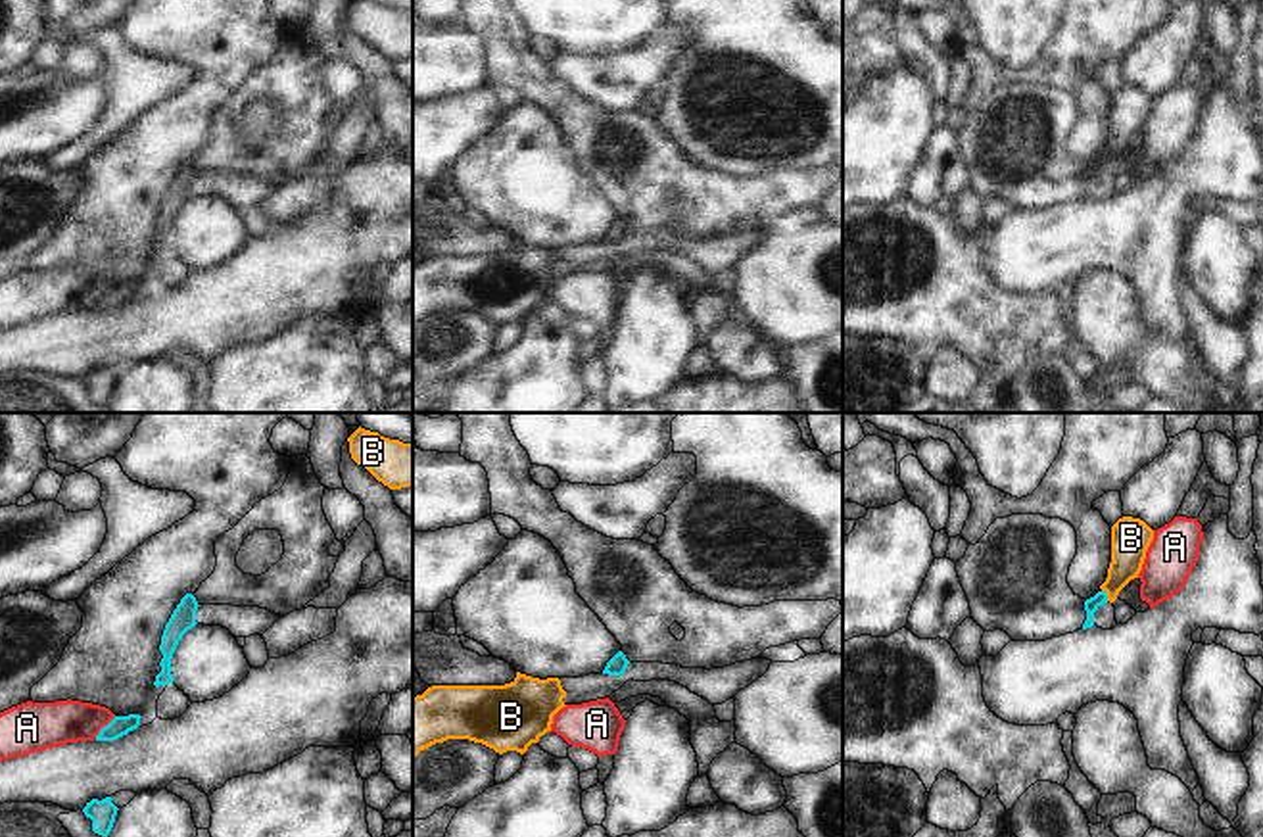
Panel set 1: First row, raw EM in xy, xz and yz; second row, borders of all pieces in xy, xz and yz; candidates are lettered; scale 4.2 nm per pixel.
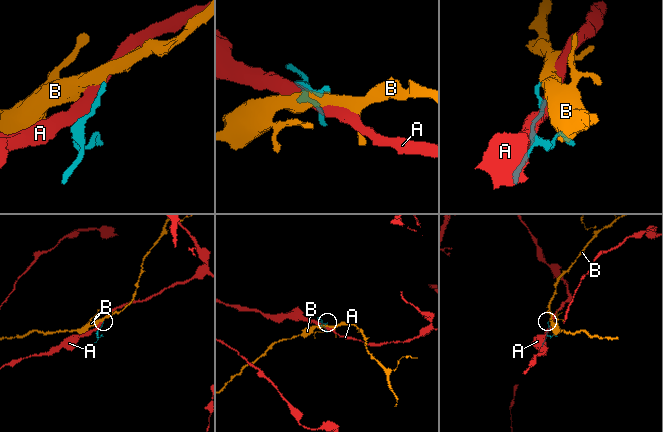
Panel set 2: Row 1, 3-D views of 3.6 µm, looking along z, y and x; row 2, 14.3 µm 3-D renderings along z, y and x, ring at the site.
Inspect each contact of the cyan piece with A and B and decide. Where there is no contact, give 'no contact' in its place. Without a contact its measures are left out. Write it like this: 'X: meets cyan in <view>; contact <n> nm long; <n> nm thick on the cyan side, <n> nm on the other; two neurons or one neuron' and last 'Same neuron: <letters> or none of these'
A: meets cyan in xy; contact 130 nm long; 90 nm thick on the cyan side, 190 nm on the other; two neurons
B: meets cyan in yz; contact 50 nm long; 60 nm thick on the cyan side, 160 nm on the other; one neuron
Same neuron: B

